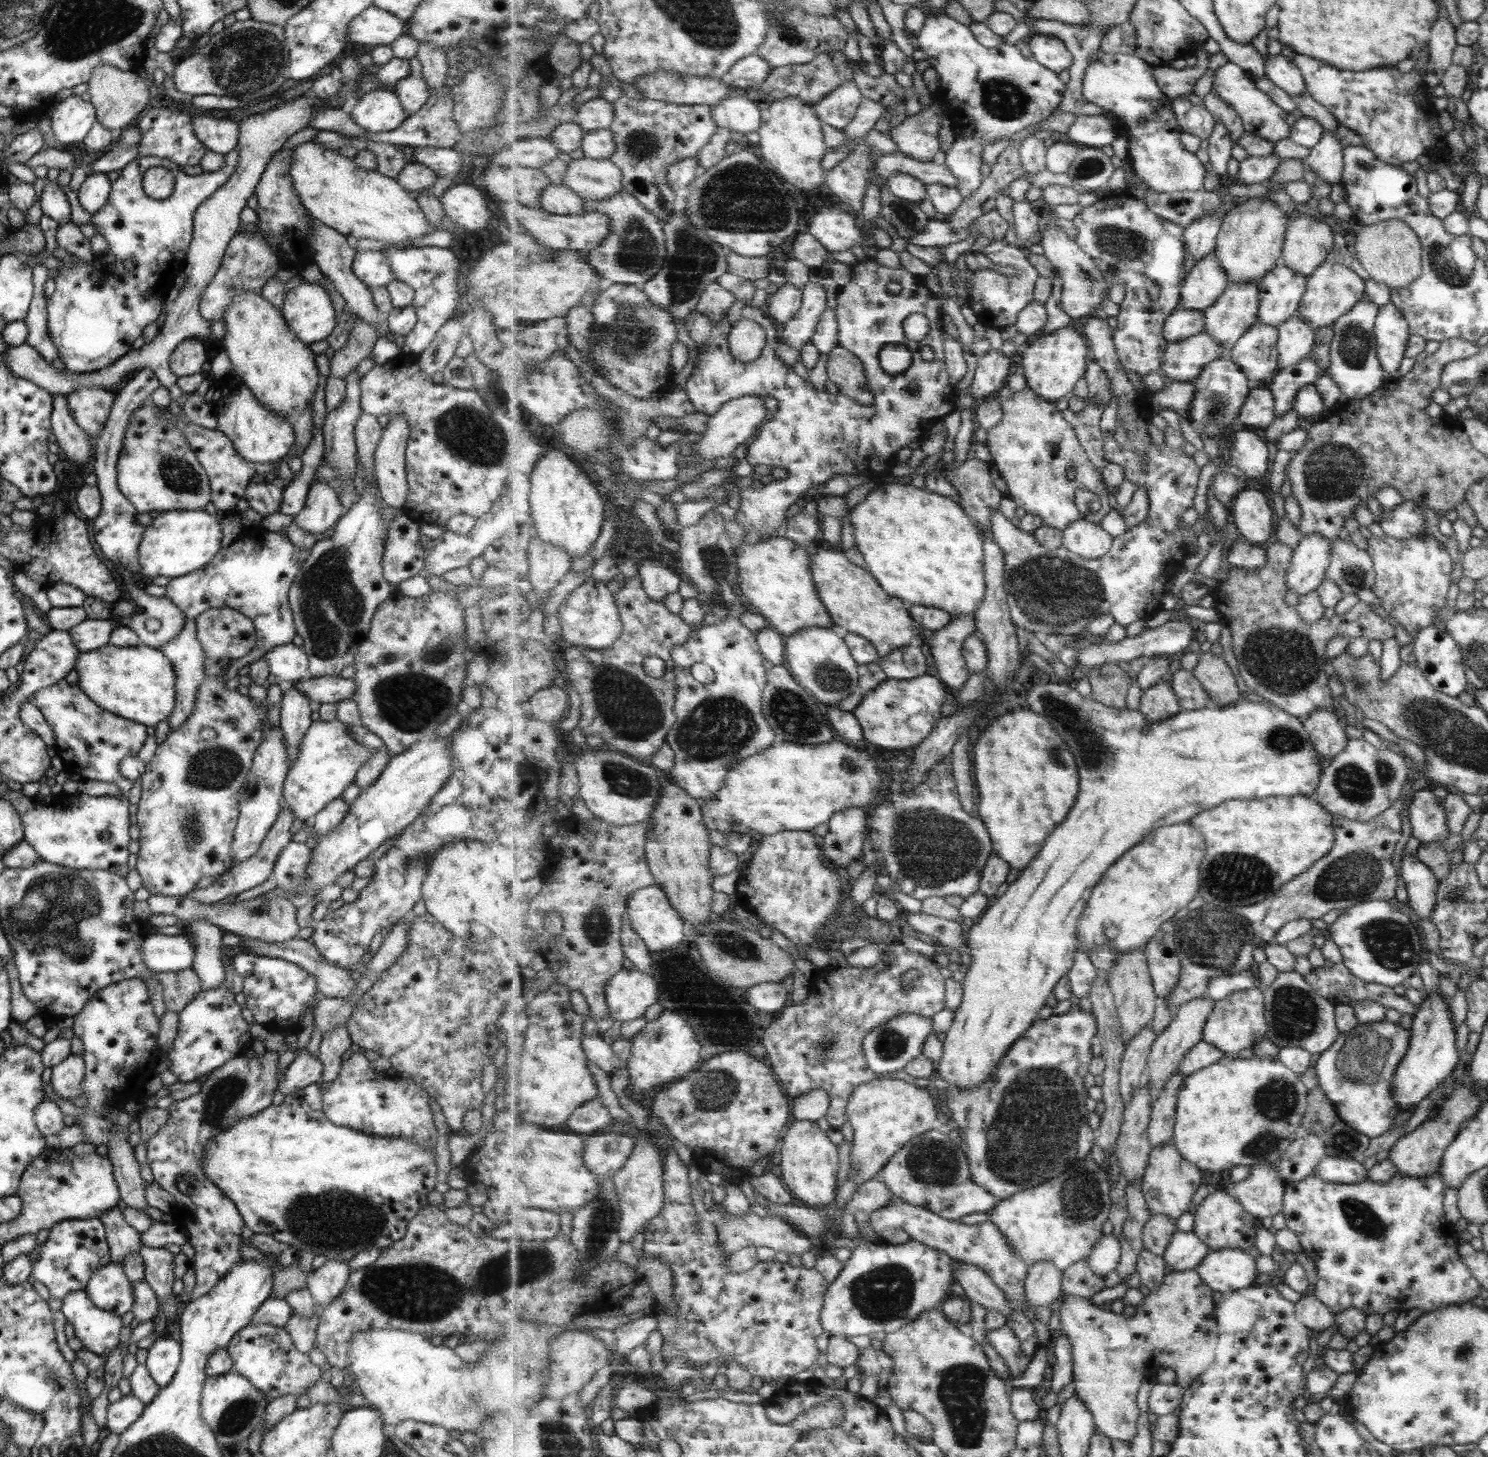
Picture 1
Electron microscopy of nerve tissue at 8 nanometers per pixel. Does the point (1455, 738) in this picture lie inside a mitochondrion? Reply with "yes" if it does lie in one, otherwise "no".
yes

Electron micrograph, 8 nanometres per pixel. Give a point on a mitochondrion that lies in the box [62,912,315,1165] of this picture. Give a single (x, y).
(222, 1097)

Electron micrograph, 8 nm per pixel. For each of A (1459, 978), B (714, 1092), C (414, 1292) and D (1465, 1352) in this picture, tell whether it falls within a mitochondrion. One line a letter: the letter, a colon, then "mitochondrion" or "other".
A: other
B: mitochondrion
C: mitochondrion
D: mitochondrion

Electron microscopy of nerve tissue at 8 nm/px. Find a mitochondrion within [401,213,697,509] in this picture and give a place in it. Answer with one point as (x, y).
(464, 430)

